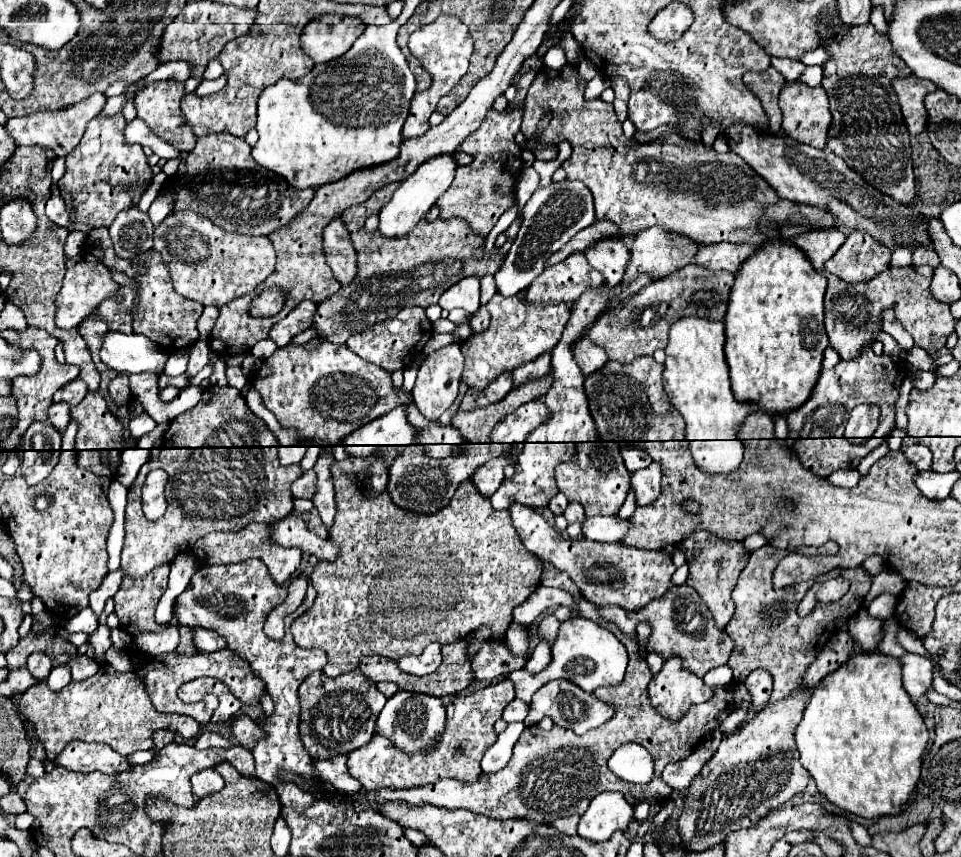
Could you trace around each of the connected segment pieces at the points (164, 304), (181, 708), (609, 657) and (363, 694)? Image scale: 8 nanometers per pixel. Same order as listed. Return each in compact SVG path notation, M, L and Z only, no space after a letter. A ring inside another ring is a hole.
M93 228L87 234L85 250L89 254L93 254L95 258L99 258L105 266L111 266L113 270L123 272L123 274L127 274L131 278L137 278L141 282L141 302L139 302L137 314L133 318L133 330L135 332L145 334L147 338L151 338L157 346L161 346L167 352L173 352L173 350L187 348L187 346L195 344L195 340L199 338L197 318L203 312L203 304L193 302L189 298L183 298L175 292L175 288L171 284L171 278L169 278L169 270L163 266L163 260L161 260L159 252L149 250L143 256L135 256L131 260L121 260L113 252L111 236L109 236L107 228Z
M225 648L219 652L211 652L211 654L195 654L195 656L179 656L179 654L163 654L163 656L147 656L147 654L131 654L131 664L133 664L133 672L145 682L147 686L147 694L151 698L151 702L155 704L155 708L159 712L177 713L191 716L199 723L208 723L211 716L219 705L219 700L214 694L209 694L201 702L195 704L185 704L179 700L177 690L181 688L181 684L201 678L201 676L213 676L217 680L221 680L223 684L229 686L229 690L243 702L249 706L261 706L261 698L267 692L265 690L265 682L259 680L259 676L255 676L251 672L249 662L245 662L241 656L237 656L233 650Z
M581 616L569 618L567 622L561 624L559 638L551 650L551 658L553 658L551 664L541 674L529 674L527 670L517 670L508 675L507 679L513 680L515 684L517 698L521 698L525 704L531 704L531 696L547 680L565 678L577 684L581 690L593 692L599 686L621 684L625 676L625 668L627 668L627 650L623 642L613 632L609 632L605 626L591 622L587 618L581 618Z
M359 668L329 678L323 672L313 672L299 686L301 700L301 740L305 750L315 760L327 760L337 754L349 754L359 746L365 746L375 734L375 722L385 706L387 698L377 690L373 680L361 674Z

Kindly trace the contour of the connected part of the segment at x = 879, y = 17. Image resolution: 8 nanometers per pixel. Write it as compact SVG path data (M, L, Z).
M873 8L871 10L871 20L869 22L879 30L879 34L883 34L883 36L889 38L889 26L887 26L887 20L885 20L881 8Z

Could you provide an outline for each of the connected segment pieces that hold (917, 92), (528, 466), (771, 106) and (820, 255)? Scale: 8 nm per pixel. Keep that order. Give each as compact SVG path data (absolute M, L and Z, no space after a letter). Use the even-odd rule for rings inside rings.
M915 76L895 78L891 82L891 86L897 94L897 100L899 100L899 106L901 106L901 112L903 112L905 126L907 126L909 134L919 136L927 126L927 114L925 114L923 98L929 92L935 92L937 86L933 82L927 82L927 80L915 78Z
M523 444L519 448L519 458L515 462L515 476L502 482L498 490L490 497L496 510L509 509L513 502L523 502L525 506L547 506L549 498L555 496L555 466L575 458L575 444Z
M767 68L765 72L747 72L743 82L761 100L765 112L769 114L769 132L777 134L781 130L781 110L777 96L785 78L775 68Z
M827 228L799 234L799 238L793 244L797 244L811 258L815 270L823 270L823 264L843 246L845 240L847 236L841 230Z

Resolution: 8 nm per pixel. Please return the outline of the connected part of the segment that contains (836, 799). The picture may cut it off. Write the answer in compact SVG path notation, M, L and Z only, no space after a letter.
M879 650L851 654L847 662L813 688L811 700L803 710L803 720L795 730L801 764L813 776L819 792L845 812L865 818L899 814L919 782L927 728L909 694L903 690L901 668L903 664L899 658L891 658Z

